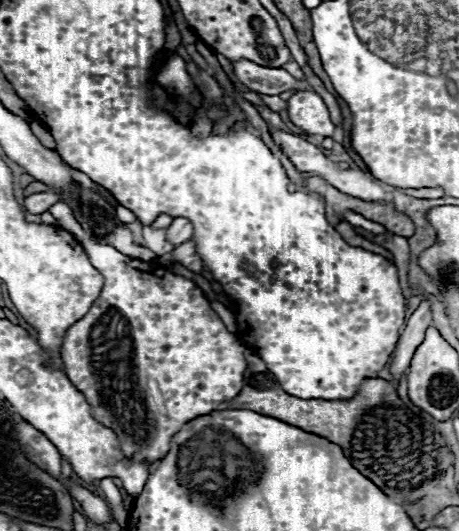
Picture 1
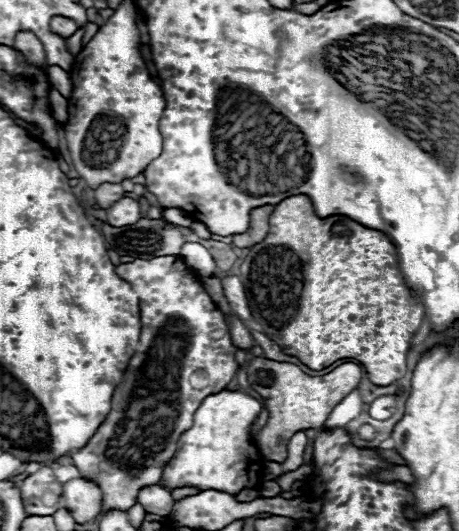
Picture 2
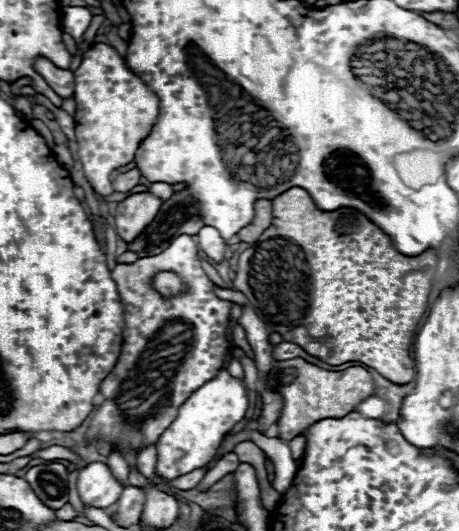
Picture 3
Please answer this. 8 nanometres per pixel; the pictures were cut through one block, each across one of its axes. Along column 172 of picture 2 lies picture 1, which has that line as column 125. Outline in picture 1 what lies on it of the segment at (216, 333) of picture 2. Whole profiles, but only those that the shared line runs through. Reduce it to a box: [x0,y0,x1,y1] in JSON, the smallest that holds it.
[48,202,246,464]

